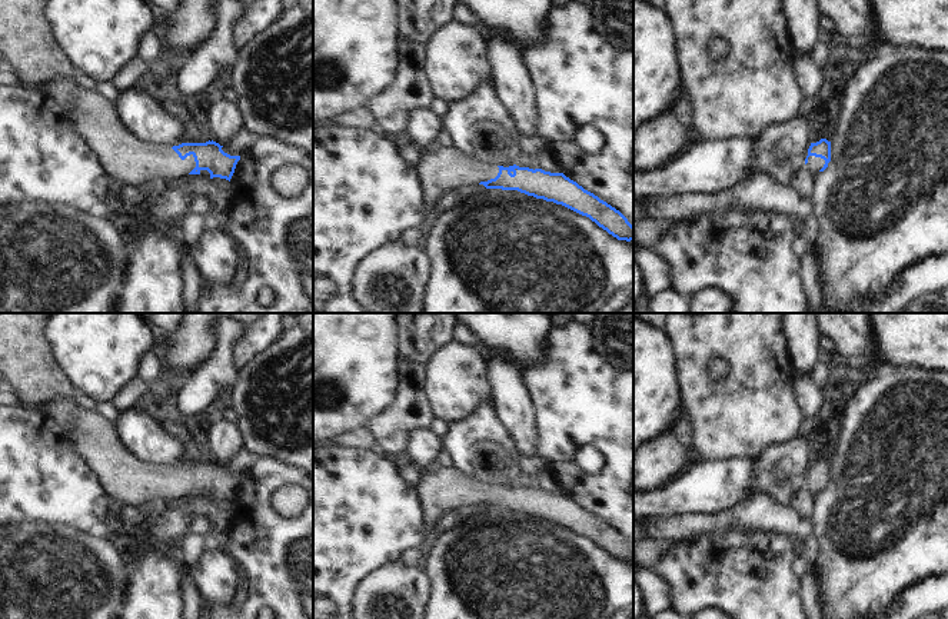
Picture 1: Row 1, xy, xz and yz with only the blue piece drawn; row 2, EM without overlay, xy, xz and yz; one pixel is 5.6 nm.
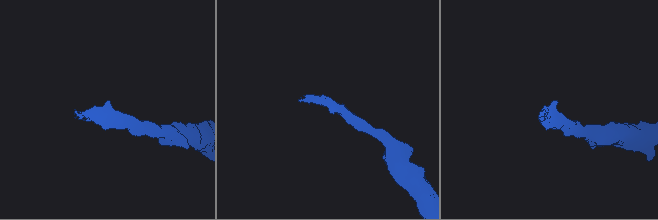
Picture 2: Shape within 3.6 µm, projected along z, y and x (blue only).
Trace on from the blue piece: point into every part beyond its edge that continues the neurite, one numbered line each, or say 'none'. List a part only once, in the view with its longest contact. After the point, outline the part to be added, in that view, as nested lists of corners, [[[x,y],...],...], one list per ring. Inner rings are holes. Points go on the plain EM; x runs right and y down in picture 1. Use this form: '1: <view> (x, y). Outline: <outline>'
1: xy (130, 482). Outline: [[[56,397],[46,403],[43,409],[66,429],[77,452],[96,473],[107,496],[123,506],[179,500],[196,487],[193,475],[182,480],[169,466],[153,466],[140,462],[123,443],[117,430],[117,423],[113,423],[94,410],[80,407],[73,397]]]

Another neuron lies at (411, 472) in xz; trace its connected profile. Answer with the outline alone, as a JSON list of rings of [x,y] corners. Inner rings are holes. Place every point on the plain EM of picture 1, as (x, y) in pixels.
[[[406,459],[399,460],[399,473],[409,485],[413,486],[419,482],[420,472],[422,472],[420,466],[418,466]]]

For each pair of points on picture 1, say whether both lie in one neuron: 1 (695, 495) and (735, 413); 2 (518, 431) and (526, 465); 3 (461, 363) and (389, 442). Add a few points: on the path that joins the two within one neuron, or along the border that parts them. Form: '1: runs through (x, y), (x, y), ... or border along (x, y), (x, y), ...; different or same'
1: border along (701, 459), (747, 461); different
2: border along (521, 455), (536, 456); different
3: border along (429, 363), (428, 398), (438, 416); different

